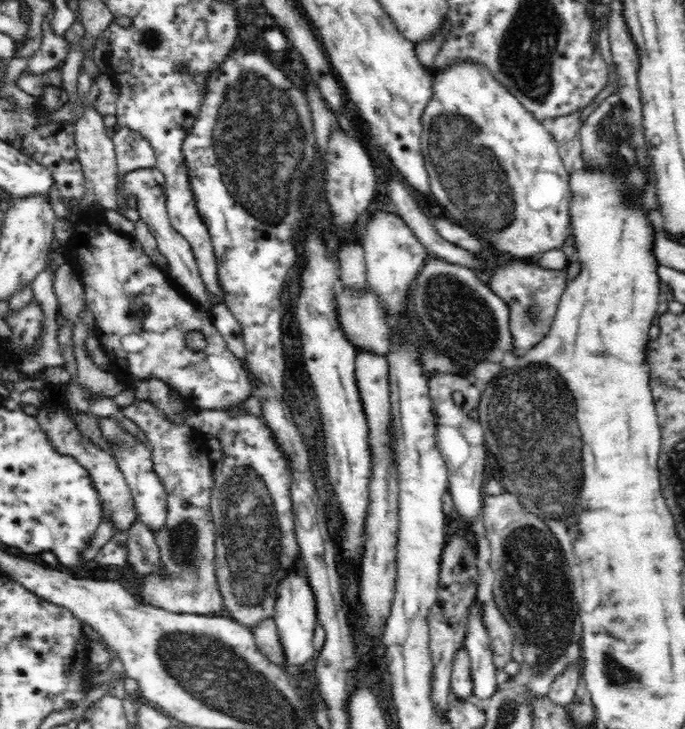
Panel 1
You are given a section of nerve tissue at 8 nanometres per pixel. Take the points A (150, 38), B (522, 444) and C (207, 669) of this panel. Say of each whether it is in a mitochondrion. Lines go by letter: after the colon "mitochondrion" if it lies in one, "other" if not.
A: mitochondrion
B: mitochondrion
C: mitochondrion

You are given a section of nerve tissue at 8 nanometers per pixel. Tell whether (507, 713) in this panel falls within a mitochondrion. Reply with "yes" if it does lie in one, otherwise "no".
yes

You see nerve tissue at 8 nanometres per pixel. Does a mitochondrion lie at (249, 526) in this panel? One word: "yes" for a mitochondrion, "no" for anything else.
yes

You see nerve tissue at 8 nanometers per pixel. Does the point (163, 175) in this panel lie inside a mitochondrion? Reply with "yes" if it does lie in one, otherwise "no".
no

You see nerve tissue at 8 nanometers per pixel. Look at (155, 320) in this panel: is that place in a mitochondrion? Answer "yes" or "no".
yes

